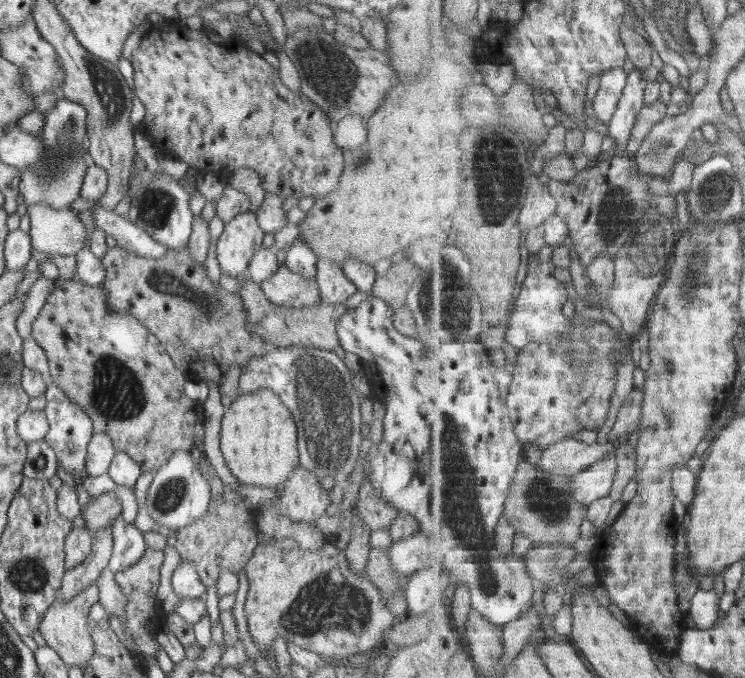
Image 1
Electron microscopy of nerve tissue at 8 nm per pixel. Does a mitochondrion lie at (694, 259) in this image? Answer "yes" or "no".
yes

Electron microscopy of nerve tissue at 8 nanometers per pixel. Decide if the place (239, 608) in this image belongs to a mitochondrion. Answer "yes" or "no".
no

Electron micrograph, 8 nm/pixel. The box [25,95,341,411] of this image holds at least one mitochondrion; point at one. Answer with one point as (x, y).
(164, 282)

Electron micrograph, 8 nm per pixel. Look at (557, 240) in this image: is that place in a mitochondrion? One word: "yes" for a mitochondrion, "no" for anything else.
no

